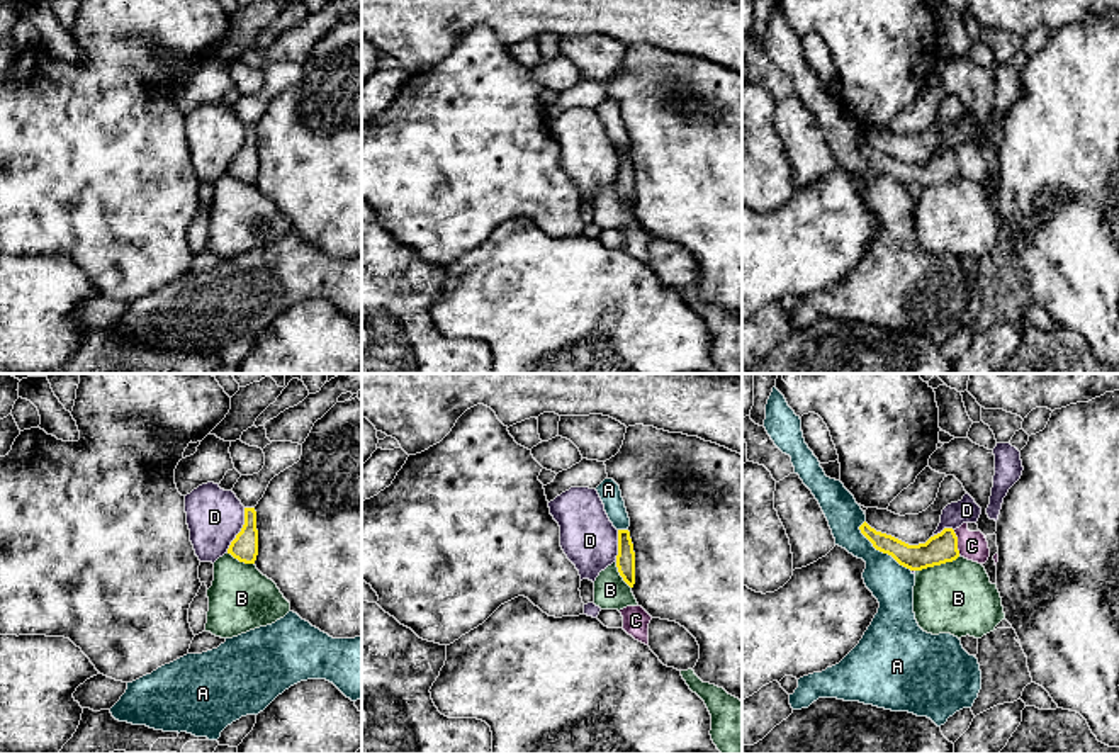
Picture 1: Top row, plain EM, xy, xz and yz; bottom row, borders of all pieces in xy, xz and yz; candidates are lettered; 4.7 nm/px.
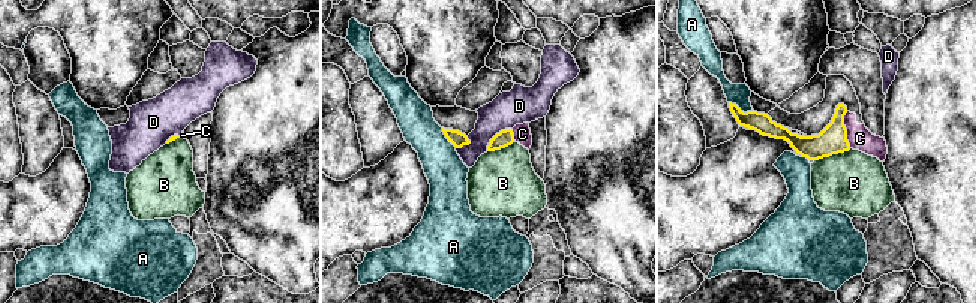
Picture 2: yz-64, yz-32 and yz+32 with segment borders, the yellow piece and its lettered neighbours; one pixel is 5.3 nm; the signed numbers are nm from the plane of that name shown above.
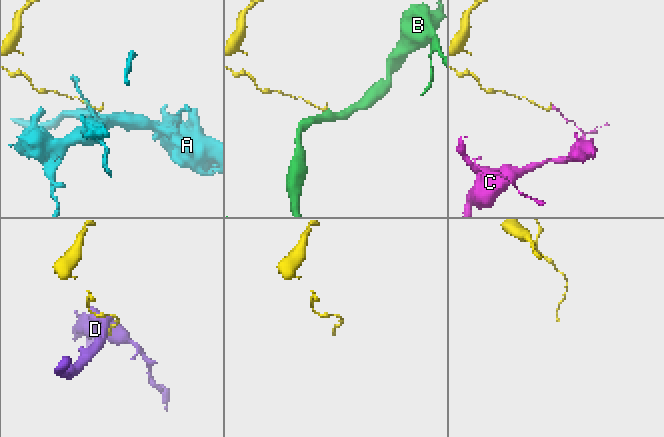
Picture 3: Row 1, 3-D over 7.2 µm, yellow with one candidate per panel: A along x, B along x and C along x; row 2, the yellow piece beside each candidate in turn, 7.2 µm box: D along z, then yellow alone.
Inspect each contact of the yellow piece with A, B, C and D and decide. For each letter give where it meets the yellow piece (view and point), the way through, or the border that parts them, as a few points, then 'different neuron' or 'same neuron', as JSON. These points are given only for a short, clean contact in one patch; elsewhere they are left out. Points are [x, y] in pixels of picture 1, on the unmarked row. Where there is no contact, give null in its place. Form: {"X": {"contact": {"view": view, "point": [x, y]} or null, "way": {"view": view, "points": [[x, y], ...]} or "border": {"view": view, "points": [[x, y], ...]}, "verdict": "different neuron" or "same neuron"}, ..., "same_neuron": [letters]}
{"A": {"contact": {"view": "yz", "point": [883, 172]}, "verdict": "different neuron"}, "B": {"contact": {"view": "yz", "point": [938, 184]}, "border": {"view": "yz", "points": [[960, 175], [916, 191]]}, "verdict": "different neuron"}, "C": {"contact": {"view": "yz", "point": [956, 162]}, "border": {"view": "yz", "points": [[953, 150], [960, 174]]}, "verdict": "different neuron"}, "D": {"contact": {"view": "xy", "point": [241, 150]}, "border": {"view": "xy", "points": [[245, 128], [245, 143], [226, 172]]}, "verdict": "different neuron"}, "same_neuron": []}

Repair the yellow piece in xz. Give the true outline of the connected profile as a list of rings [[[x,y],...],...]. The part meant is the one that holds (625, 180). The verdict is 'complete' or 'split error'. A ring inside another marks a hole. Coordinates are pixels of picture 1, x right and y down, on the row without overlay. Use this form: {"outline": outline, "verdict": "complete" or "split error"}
{"outline": [[[618,149],[616,187],[623,200],[633,207],[635,204],[635,172],[628,149]]], "verdict": "complete"}

